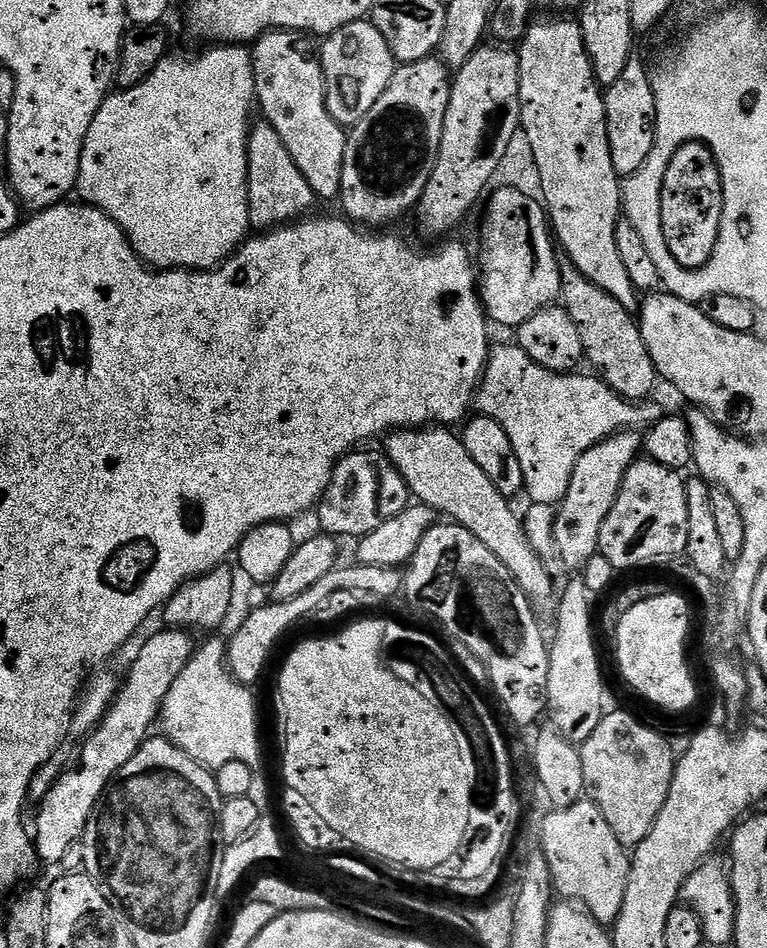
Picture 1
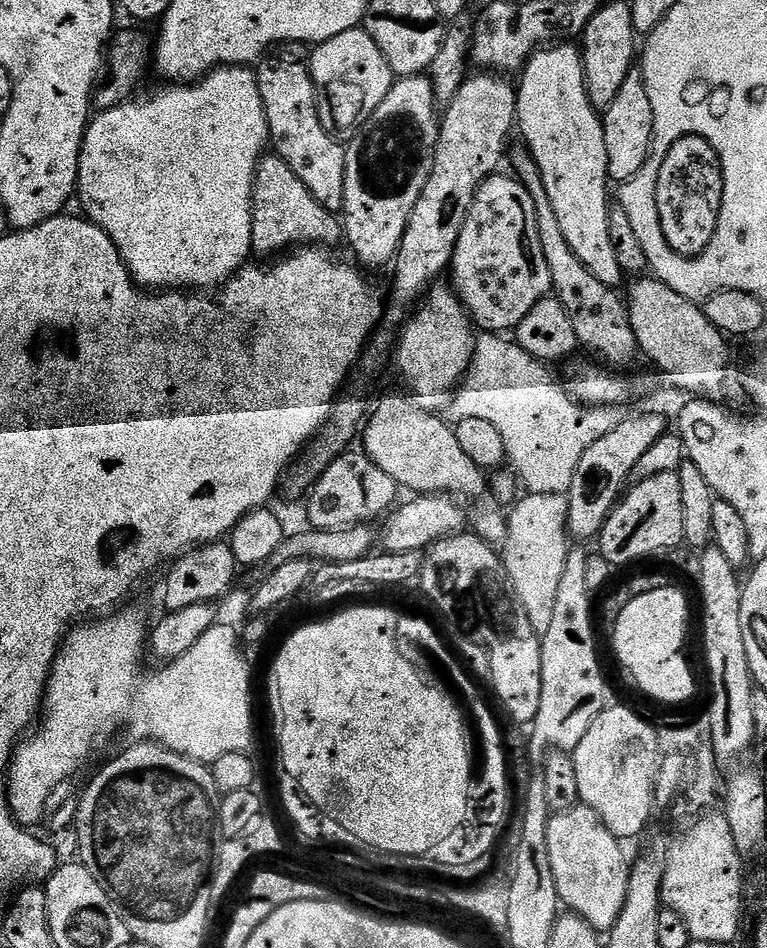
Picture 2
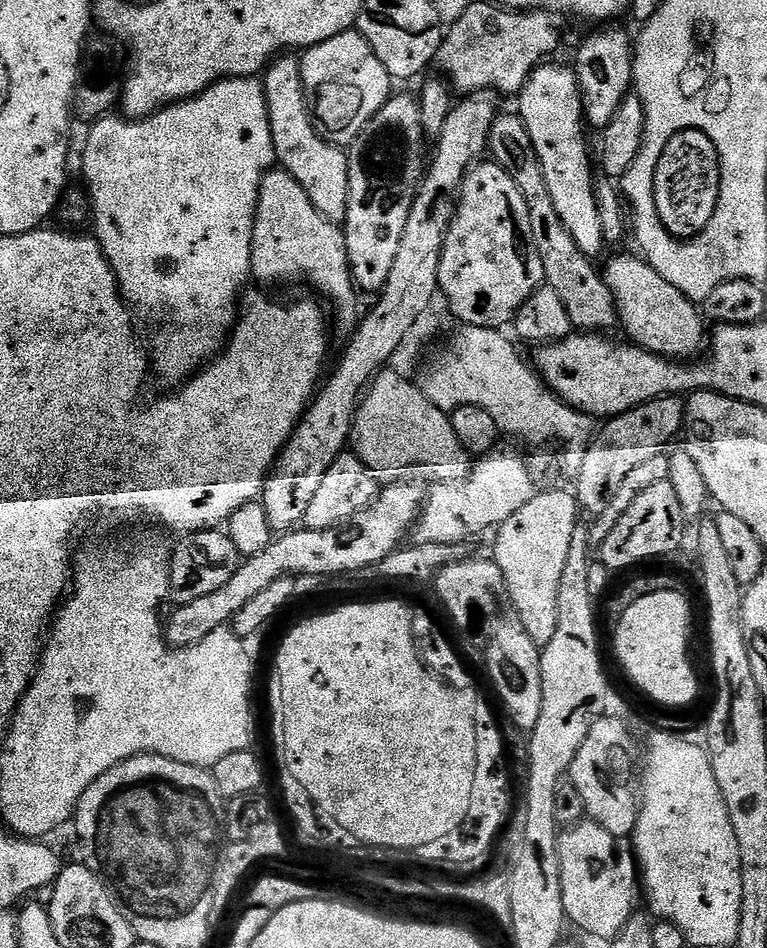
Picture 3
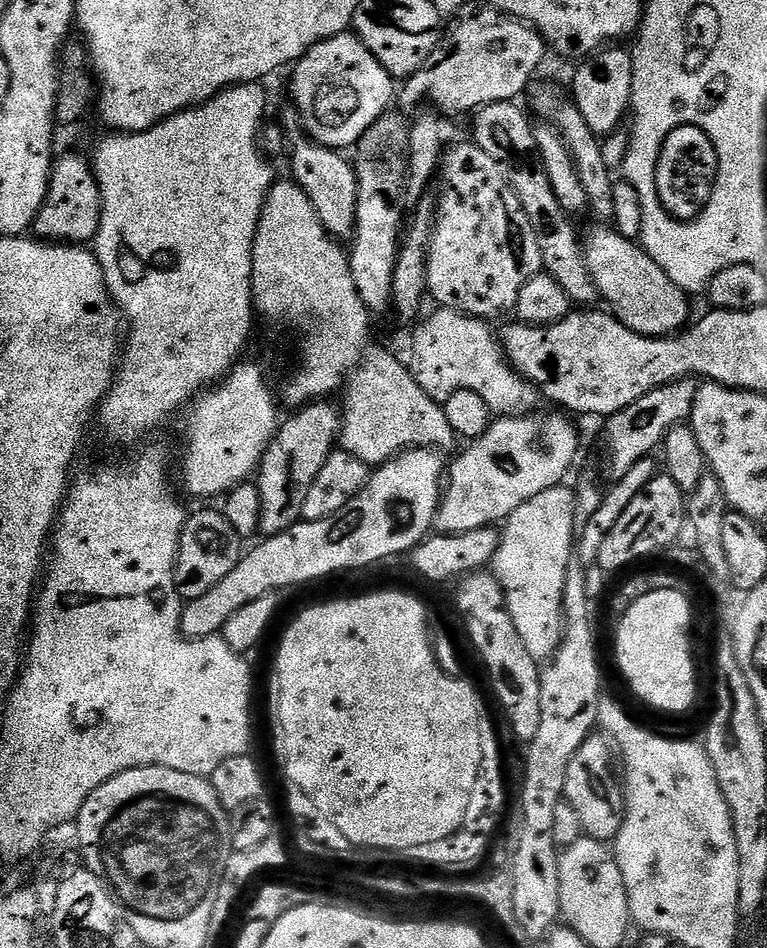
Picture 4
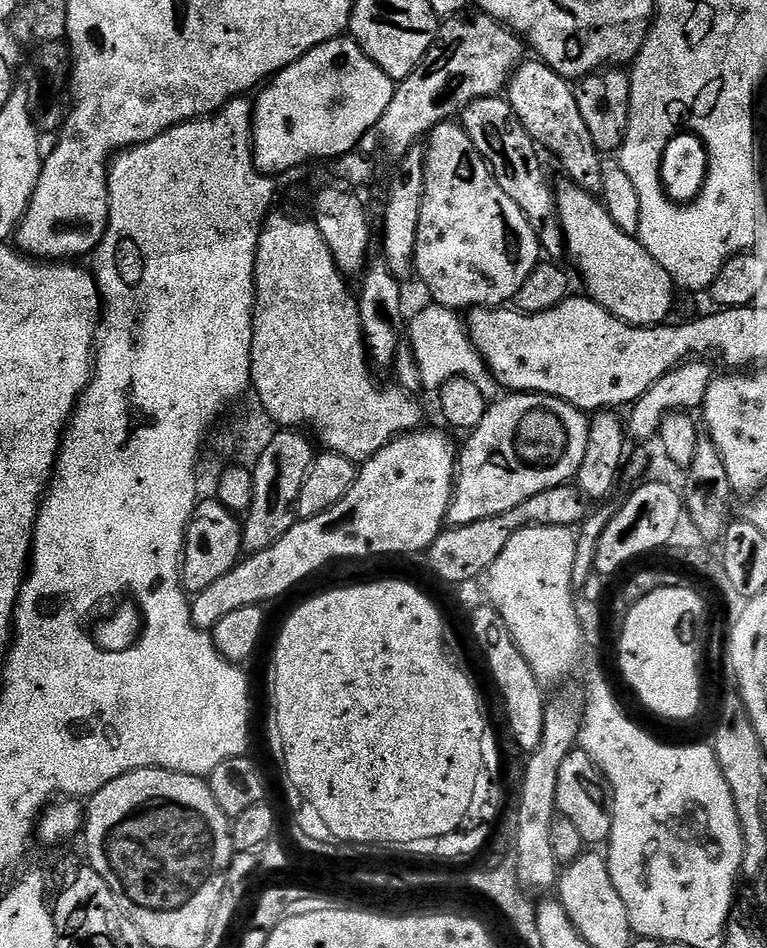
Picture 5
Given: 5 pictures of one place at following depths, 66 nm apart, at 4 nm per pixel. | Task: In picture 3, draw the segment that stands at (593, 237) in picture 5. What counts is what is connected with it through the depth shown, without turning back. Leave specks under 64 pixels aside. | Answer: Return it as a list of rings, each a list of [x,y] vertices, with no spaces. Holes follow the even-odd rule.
[[[616,256],[602,268],[604,281],[614,294],[619,327],[624,327],[628,335],[625,337],[631,343],[648,352],[657,352],[669,358],[695,357],[699,353],[696,351],[706,344],[701,309],[688,300],[682,290],[670,286],[670,282],[666,282],[658,270],[651,268],[647,260],[636,256]]]

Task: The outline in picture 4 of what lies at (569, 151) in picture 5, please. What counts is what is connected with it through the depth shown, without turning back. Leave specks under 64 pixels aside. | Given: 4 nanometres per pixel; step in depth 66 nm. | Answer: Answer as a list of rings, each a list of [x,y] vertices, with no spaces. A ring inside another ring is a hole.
[[[548,84],[542,85],[541,88],[535,88],[533,87],[530,92],[533,108],[531,111],[533,113],[536,111],[544,119],[544,122],[551,122],[560,139],[564,141],[564,145],[570,150],[572,161],[578,170],[578,180],[582,182],[582,190],[586,193],[588,212],[596,219],[593,221],[604,226],[611,225],[614,218],[614,190],[617,181],[612,180],[613,169],[608,168],[603,157],[601,137],[596,136],[594,130],[590,130],[590,126],[586,126],[582,114],[578,114],[578,106],[570,99],[567,91],[559,92],[558,89],[551,88]]]

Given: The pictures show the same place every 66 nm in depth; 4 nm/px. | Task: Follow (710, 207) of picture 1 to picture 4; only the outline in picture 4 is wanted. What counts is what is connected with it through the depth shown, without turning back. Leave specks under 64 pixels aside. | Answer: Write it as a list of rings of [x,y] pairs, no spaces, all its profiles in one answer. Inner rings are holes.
[[[682,126],[667,135],[655,170],[655,186],[663,208],[676,220],[695,220],[708,204],[717,176],[717,151],[705,131]]]

